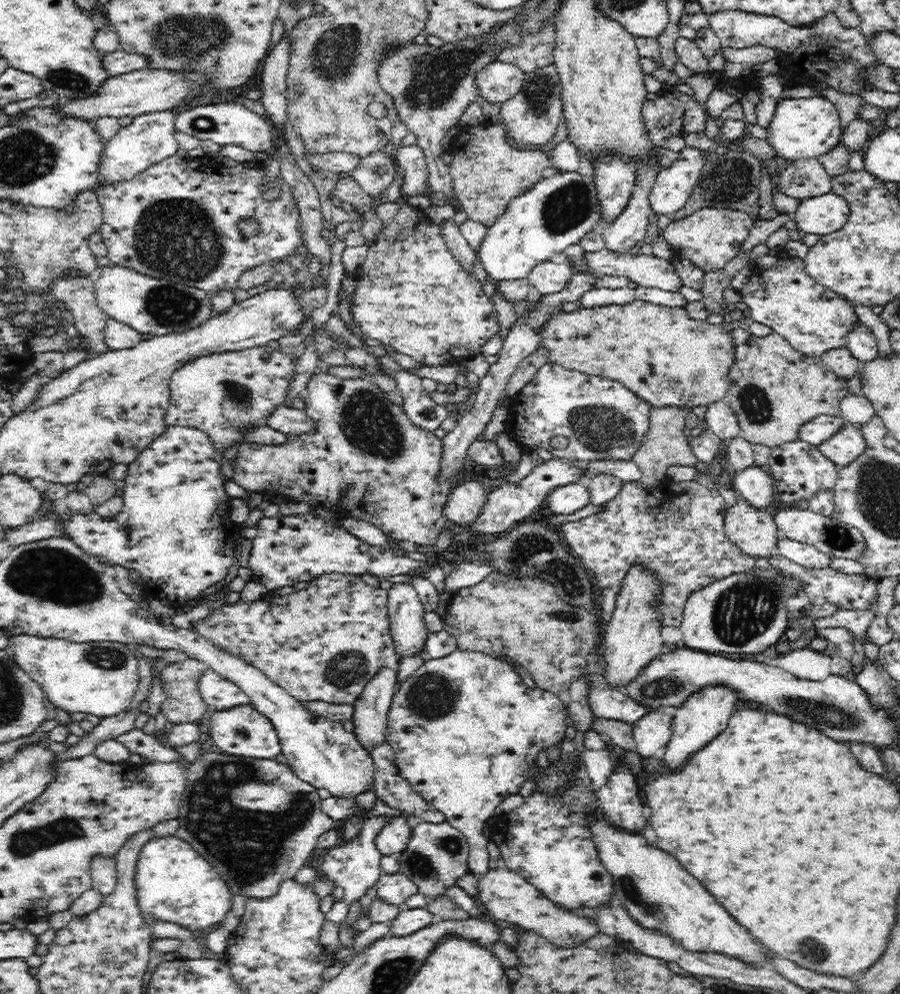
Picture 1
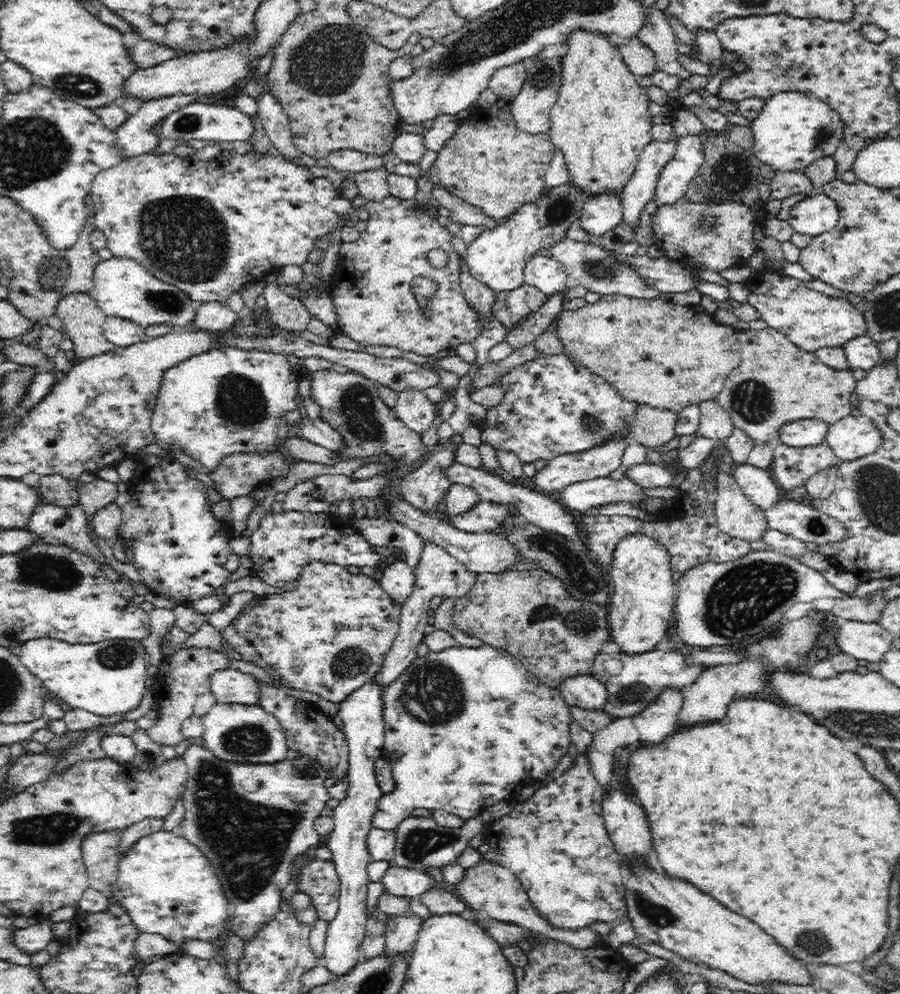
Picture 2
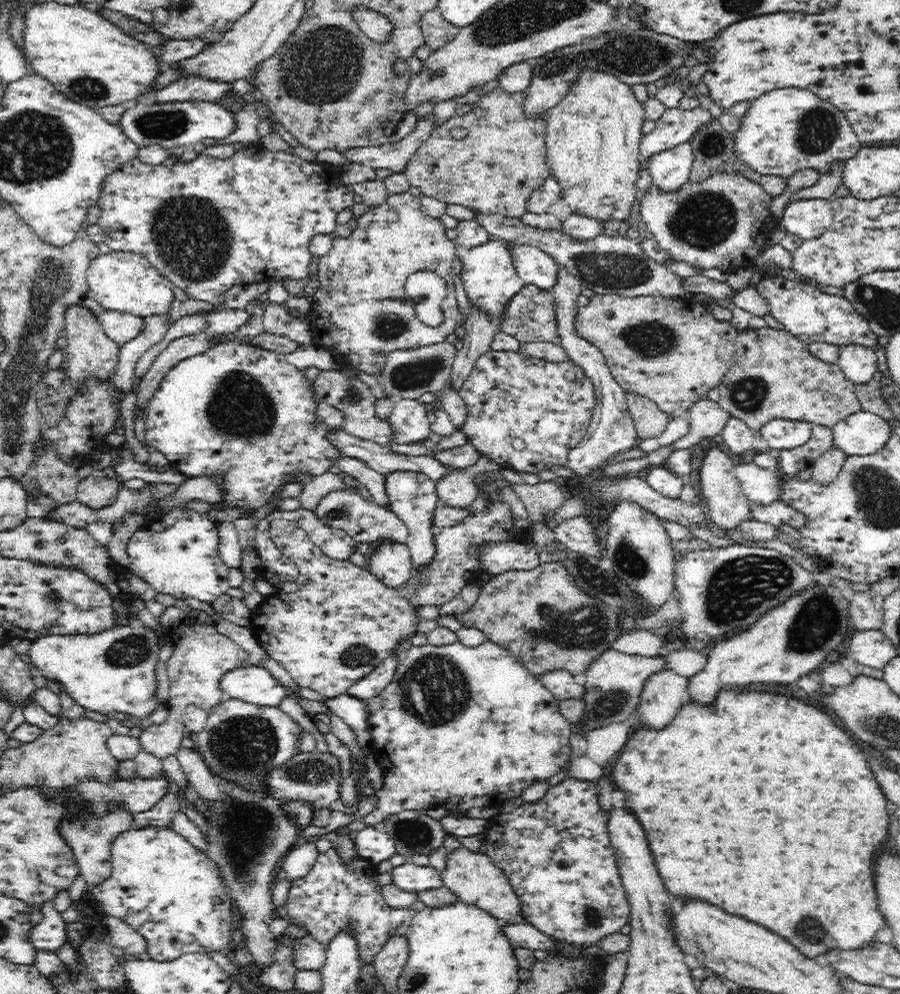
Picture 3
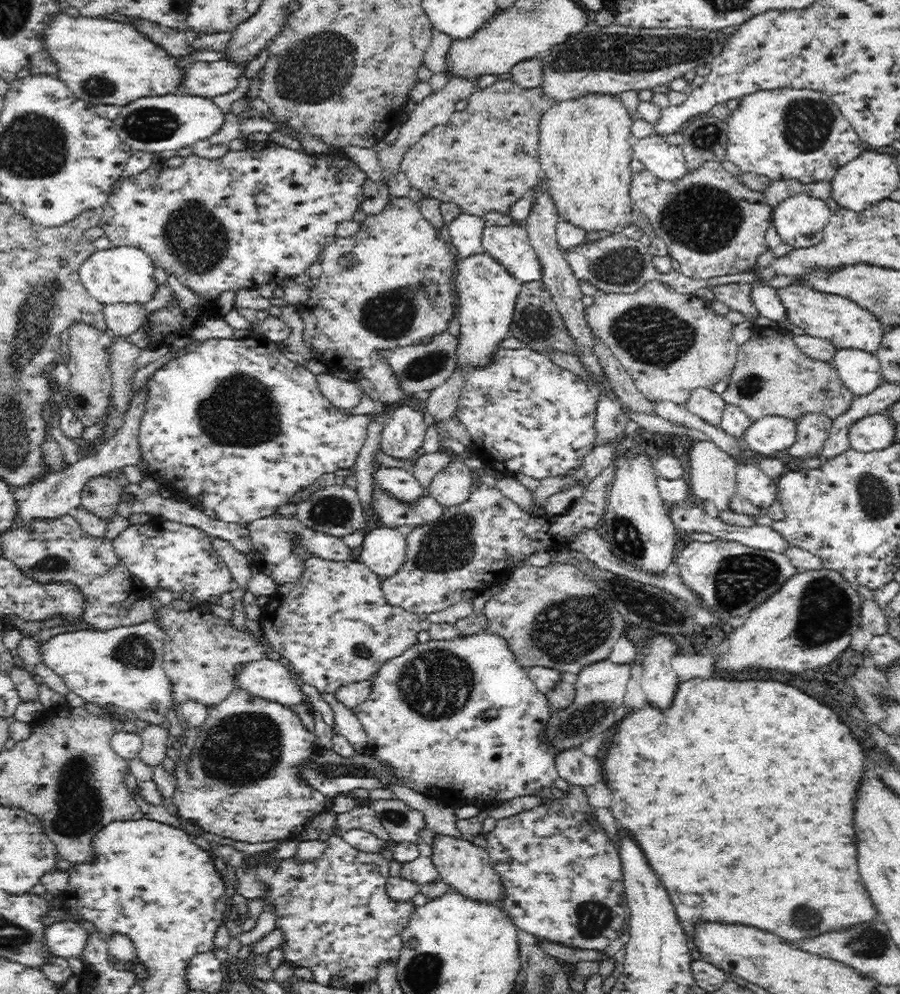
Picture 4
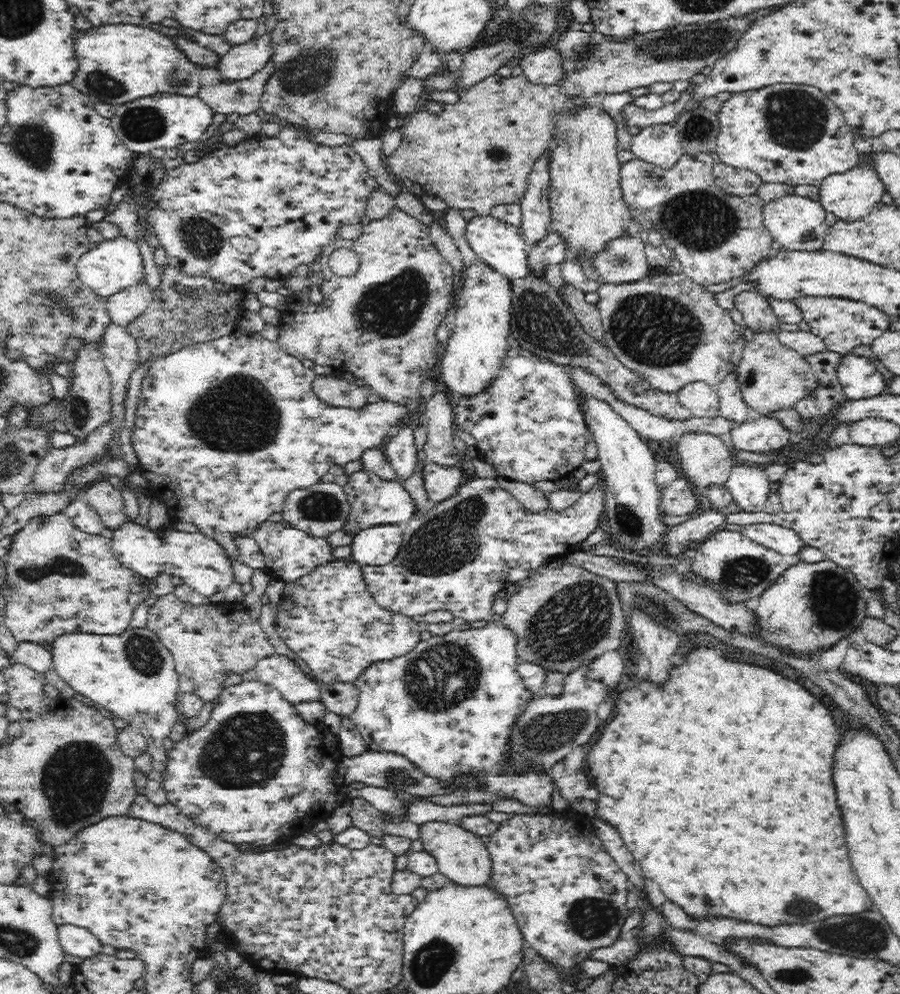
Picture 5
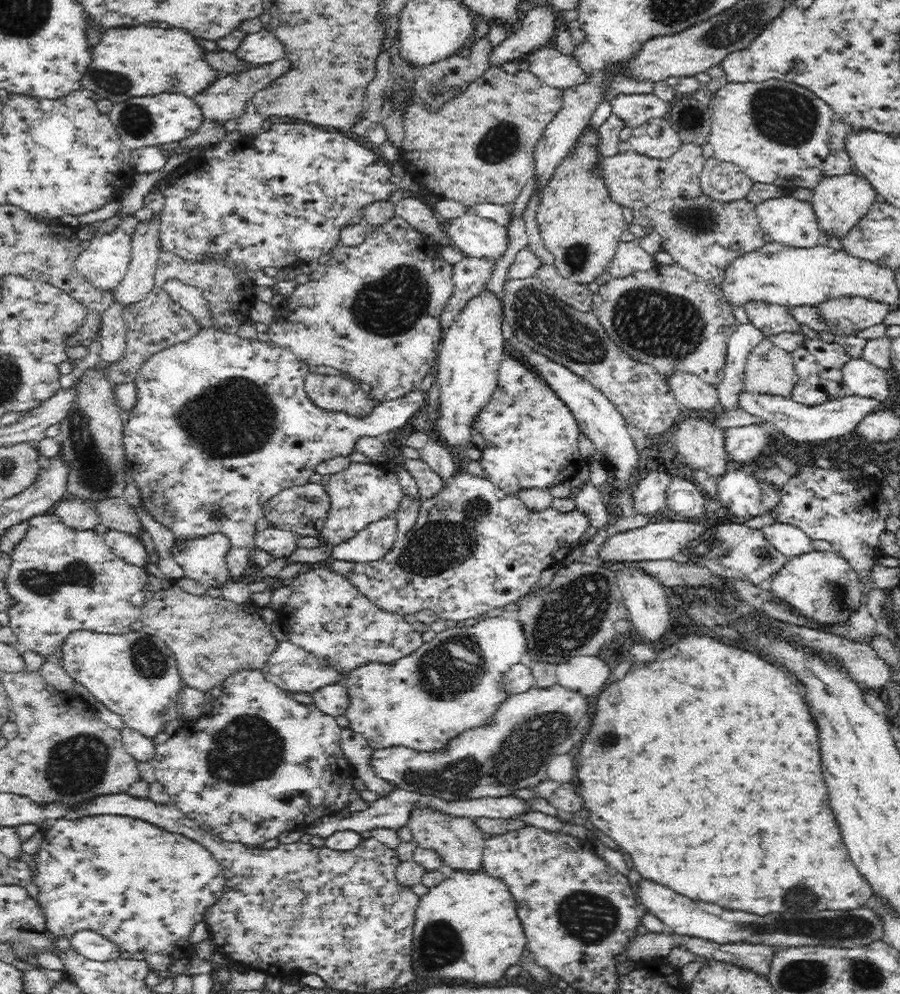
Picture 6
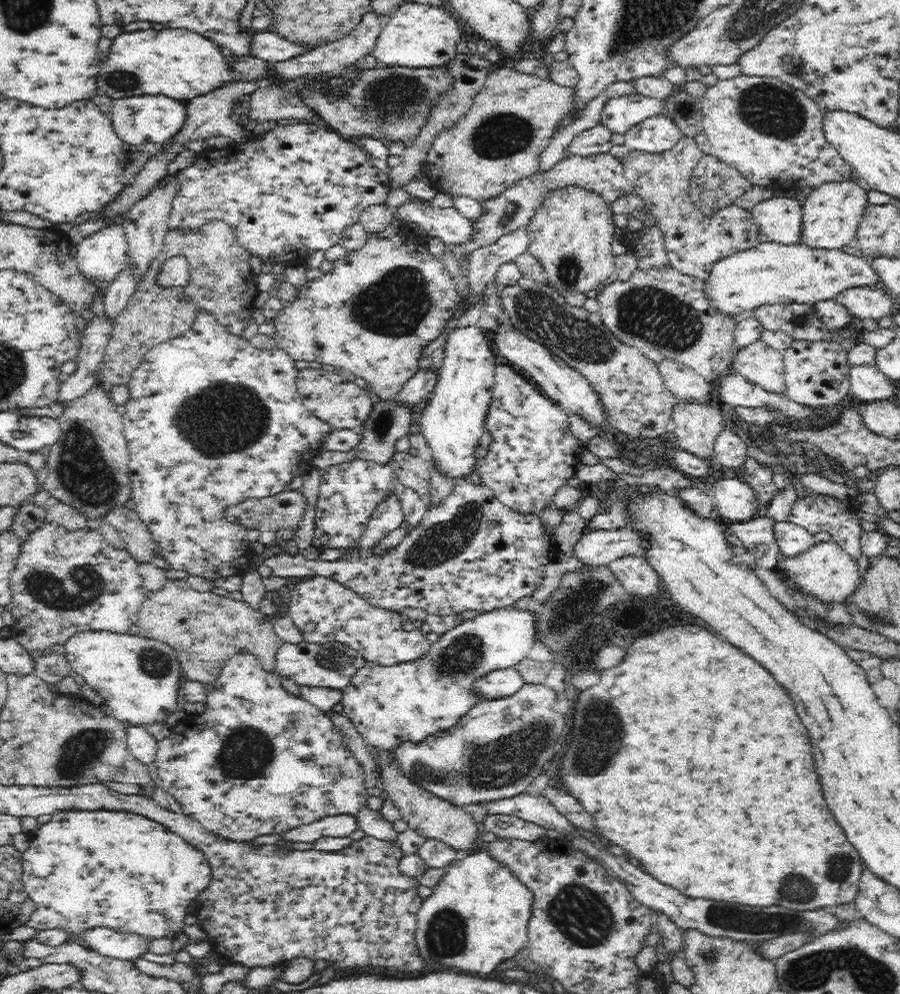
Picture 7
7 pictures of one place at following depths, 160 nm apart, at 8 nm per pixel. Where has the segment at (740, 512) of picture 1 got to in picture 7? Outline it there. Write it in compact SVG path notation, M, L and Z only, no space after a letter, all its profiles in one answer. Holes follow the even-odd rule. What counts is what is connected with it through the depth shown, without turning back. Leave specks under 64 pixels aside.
M677 398L676 405L672 408L671 413L671 431L676 436L676 446L682 450L687 450L696 456L710 457L712 455L712 446L718 432L722 430L722 414L710 406L709 402L697 402L687 400L687 398Z

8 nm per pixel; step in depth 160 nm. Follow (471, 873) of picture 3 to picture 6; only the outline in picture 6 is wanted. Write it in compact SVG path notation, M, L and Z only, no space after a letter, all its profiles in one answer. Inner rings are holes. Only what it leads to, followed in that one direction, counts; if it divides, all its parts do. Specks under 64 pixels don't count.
M414 804L414 806L410 806L407 826L420 847L437 850L443 856L444 863L453 869L476 870L482 866L484 832L474 819L446 814L444 810L434 808L431 804L426 804L426 806Z

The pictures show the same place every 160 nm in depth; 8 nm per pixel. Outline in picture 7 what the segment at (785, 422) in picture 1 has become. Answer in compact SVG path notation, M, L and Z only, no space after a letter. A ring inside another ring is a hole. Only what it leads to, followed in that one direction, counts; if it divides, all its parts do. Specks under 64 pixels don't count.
M755 341L736 350L731 370L771 393L783 394L785 376L781 350Z

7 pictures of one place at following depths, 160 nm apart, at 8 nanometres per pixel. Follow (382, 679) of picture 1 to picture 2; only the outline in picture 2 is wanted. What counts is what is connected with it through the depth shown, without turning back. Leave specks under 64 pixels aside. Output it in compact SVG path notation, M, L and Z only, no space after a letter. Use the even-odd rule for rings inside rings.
M362 685L336 704L337 715L344 723L344 737L348 747L349 788L346 798L339 801L334 809L334 829L324 844L331 850L341 885L339 909L336 918L327 928L322 965L334 978L352 972L362 961L361 944L367 931L367 885L370 877L368 864L370 853L366 846L366 834L373 828L371 821L375 814L382 790L378 785L375 761L383 758L384 719L380 696L383 688L376 685Z

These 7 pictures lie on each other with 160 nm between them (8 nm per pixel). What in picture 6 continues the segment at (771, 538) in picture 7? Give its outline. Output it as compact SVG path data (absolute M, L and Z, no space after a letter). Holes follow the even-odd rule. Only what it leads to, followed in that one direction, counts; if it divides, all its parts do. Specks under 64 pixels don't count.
M732 519L731 521L723 521L722 523L712 526L713 536L717 538L717 543L726 546L729 551L727 556L721 559L721 563L726 564L729 570L740 570L744 575L750 578L750 582L758 585L763 580L770 577L772 573L776 573L782 568L789 559L765 537L762 528L748 526L742 521Z

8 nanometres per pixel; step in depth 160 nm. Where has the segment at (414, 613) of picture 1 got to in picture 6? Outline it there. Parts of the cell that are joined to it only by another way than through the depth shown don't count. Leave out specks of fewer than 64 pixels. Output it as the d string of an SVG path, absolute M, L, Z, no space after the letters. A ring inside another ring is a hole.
M386 514L370 522L354 538L334 546L330 559L346 562L370 562L383 558L397 537L397 518Z

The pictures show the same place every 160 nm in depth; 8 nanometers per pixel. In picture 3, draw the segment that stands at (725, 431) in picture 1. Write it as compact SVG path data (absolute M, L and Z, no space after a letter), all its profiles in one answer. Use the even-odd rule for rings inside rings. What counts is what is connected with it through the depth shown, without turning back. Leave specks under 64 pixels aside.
M703 396L698 398L686 413L686 419L690 423L688 434L673 442L672 449L690 449L707 437L720 435L729 416L718 402Z

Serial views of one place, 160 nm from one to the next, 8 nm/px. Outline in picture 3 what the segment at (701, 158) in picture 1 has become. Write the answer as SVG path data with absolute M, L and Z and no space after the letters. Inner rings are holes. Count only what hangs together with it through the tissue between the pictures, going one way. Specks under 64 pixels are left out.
M686 141L658 150L646 156L644 161L653 182L662 190L678 190L689 181L692 158L692 147Z

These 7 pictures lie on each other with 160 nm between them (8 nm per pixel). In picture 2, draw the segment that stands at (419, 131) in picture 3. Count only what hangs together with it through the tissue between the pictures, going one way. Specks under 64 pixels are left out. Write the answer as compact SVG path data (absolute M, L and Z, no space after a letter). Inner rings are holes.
M353 148L336 149L326 156L329 165L338 171L346 173L361 173L384 168L384 155L368 154Z

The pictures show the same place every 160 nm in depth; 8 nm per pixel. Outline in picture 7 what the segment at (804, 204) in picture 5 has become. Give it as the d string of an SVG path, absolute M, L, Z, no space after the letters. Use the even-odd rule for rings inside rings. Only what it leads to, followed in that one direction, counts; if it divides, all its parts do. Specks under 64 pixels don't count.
M770 197L750 208L754 226L768 241L796 244L802 220L801 200L797 197Z

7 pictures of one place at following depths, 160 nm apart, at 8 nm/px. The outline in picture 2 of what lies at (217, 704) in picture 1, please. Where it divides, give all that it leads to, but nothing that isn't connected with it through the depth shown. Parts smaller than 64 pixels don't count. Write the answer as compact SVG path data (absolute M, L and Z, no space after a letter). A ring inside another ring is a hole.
M234 668L218 670L211 678L211 689L216 695L218 703L259 705L261 703L261 690L266 684L250 673L244 673Z

